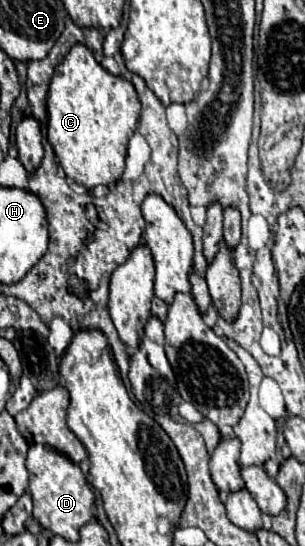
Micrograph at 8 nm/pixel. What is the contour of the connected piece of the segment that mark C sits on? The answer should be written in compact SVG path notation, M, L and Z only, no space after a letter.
M76 43L70 51L54 69L48 91L48 141L66 177L94 191L98 185L110 187L122 179L128 141L140 117L140 101L132 83L110 75L86 45Z

